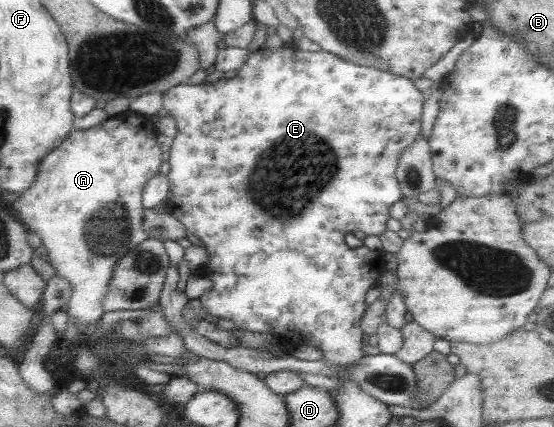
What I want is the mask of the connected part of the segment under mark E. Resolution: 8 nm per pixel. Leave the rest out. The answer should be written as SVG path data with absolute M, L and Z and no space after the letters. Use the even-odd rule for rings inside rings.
M282 46L277 51L264 48L249 52L244 63L237 69L236 75L230 79L220 77L215 82L200 85L182 83L163 93L162 108L168 111L168 116L172 117L176 124L176 135L168 142L169 169L166 177L172 196L166 200L165 211L182 223L186 234L196 237L206 251L208 261L197 274L210 280L212 286L197 299L208 315L228 319L235 329L284 337L290 341L291 347L310 345L322 353L322 361L342 371L359 361L360 357L364 357L360 330L361 318L366 307L364 295L368 289L377 285L379 278L386 271L384 253L380 250L369 251L364 246L351 251L343 238L355 230L362 231L366 236L382 234L389 218L388 207L402 197L394 169L400 151L406 145L410 145L420 133L420 113L426 98L426 94L420 92L412 82L411 79L394 75L389 71L348 63L320 49L299 51L296 47L291 50Z

